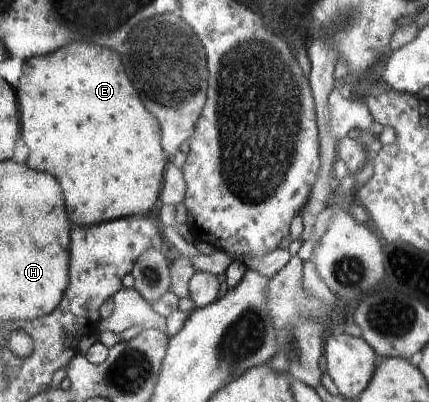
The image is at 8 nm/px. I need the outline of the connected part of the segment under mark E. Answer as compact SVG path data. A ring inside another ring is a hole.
M82 42L68 44L64 50L56 50L56 58L48 54L48 58L32 58L32 62L26 62L16 90L22 94L20 126L24 126L24 134L20 136L30 152L26 164L60 178L64 198L68 198L68 214L72 214L74 224L92 226L119 218L144 216L144 212L158 202L162 176L166 176L164 166L167 166L163 146L160 146L162 127L158 126L159 119L142 106L116 52Z

